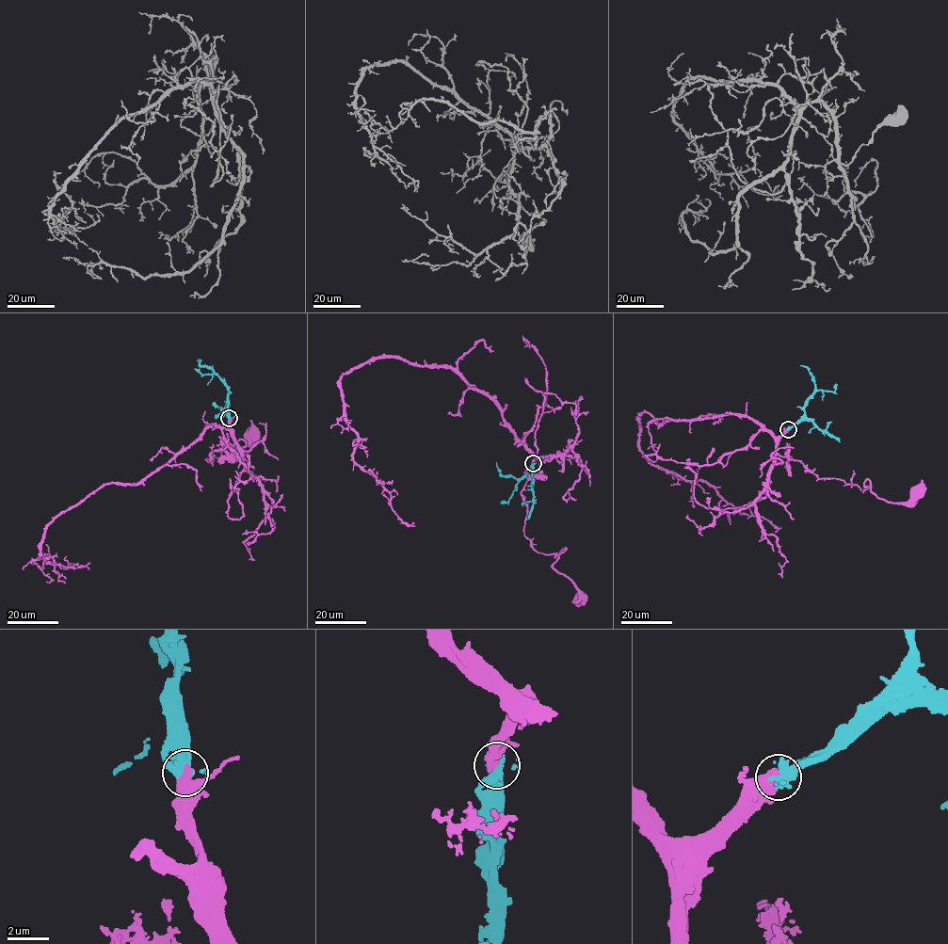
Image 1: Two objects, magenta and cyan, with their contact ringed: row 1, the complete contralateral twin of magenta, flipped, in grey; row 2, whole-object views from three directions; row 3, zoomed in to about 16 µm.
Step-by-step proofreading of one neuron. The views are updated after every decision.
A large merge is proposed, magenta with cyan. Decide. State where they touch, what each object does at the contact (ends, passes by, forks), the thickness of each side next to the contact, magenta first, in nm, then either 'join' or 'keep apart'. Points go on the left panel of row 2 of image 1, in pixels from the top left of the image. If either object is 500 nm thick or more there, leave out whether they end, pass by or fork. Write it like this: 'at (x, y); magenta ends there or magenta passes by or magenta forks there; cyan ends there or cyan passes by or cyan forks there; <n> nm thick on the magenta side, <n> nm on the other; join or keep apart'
at (229, 418); 600 nm thick on the magenta side, 700 nm on the other; join

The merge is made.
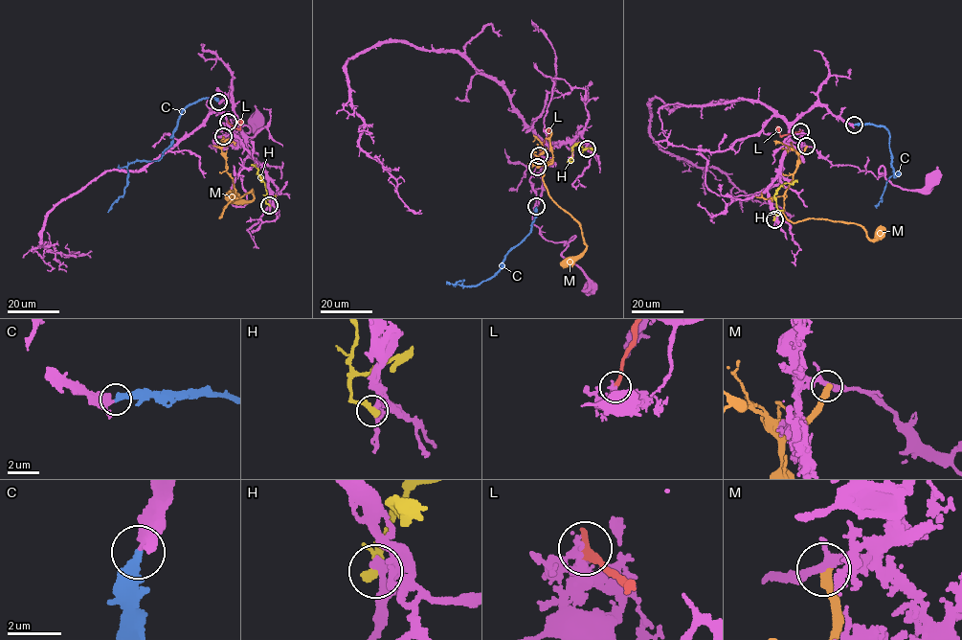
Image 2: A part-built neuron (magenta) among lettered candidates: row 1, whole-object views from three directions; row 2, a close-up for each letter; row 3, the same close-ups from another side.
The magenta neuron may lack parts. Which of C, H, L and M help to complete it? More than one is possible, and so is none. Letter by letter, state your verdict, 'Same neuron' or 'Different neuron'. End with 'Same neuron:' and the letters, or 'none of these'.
C: Same neuron
H: Different neuron
L: Different neuron
M: Different neuron
Same neuron: C

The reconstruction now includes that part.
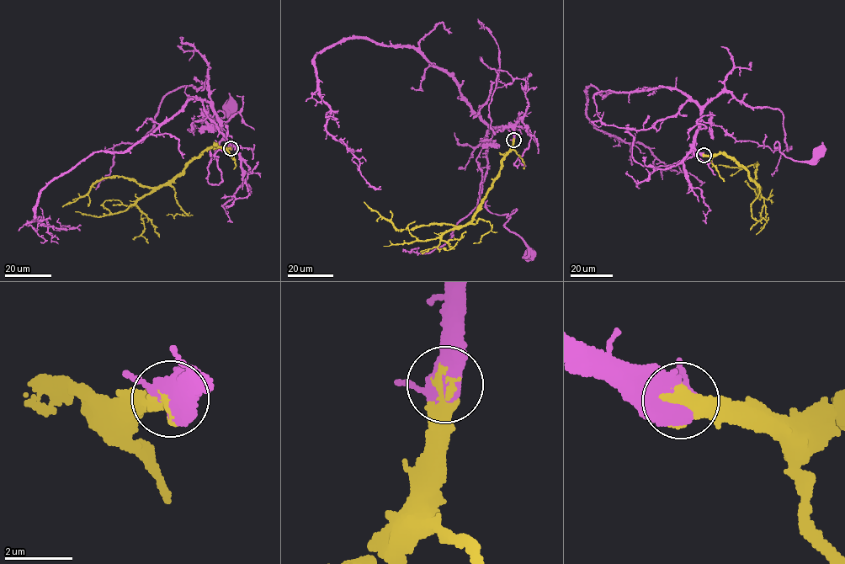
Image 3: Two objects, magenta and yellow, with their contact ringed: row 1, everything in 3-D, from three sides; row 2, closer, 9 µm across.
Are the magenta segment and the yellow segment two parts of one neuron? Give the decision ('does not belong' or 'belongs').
belongs

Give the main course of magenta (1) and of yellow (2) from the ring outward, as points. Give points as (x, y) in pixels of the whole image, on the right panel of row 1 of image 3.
1: (704, 155), (693, 147), (701, 119), (773, 152), (778, 142), (794, 160), (818, 154)
2: (704, 155), (725, 154), (747, 171), (749, 178), (759, 188), (755, 180), (757, 162), (744, 168), (718, 165)

